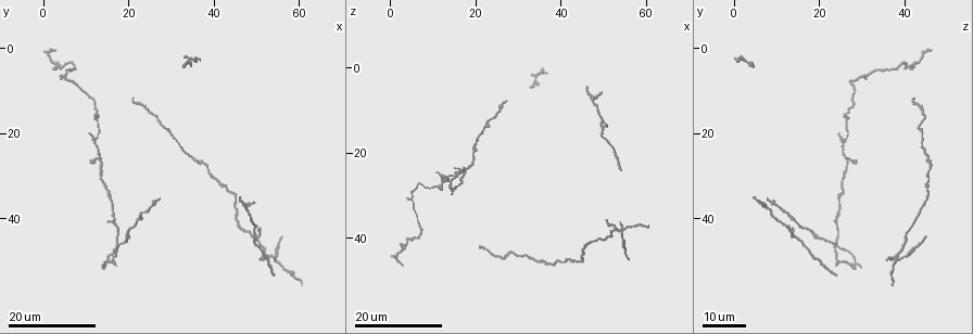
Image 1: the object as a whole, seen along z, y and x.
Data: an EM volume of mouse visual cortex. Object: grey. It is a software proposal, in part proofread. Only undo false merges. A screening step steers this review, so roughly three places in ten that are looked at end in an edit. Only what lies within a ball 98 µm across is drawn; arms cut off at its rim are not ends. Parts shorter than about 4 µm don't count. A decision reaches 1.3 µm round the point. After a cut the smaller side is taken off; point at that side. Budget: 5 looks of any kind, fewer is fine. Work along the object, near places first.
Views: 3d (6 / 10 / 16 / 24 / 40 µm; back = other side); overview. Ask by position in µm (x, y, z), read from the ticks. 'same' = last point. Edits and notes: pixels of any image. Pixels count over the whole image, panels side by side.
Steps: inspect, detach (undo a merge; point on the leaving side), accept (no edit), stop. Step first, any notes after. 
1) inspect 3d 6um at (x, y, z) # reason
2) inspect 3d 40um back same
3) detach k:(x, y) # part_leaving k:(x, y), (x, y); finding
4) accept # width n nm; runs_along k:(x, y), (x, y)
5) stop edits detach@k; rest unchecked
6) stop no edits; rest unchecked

inspect 3d 16um at (54.0, 49.5, 38.0) # small branch off a trunk

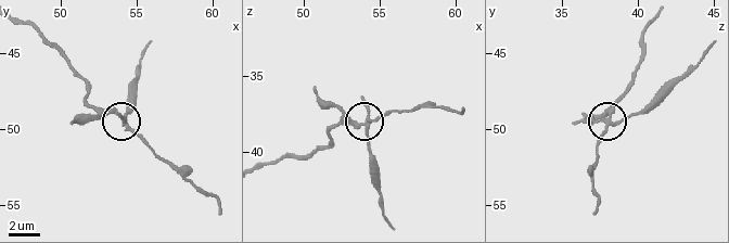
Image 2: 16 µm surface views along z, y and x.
inspect 3d 10um at (54.2, 49.8, 38.4)

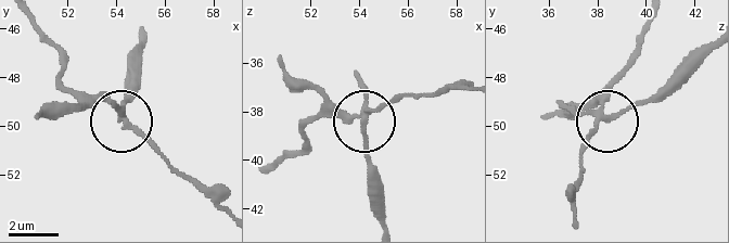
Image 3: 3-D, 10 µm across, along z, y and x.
detach 3:(368, 148) # arms 4; part_leaving 3:(362, 114), (369, 205), (380, 224); a second cell is stuck on

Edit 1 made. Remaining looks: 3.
inspect overview # redraw

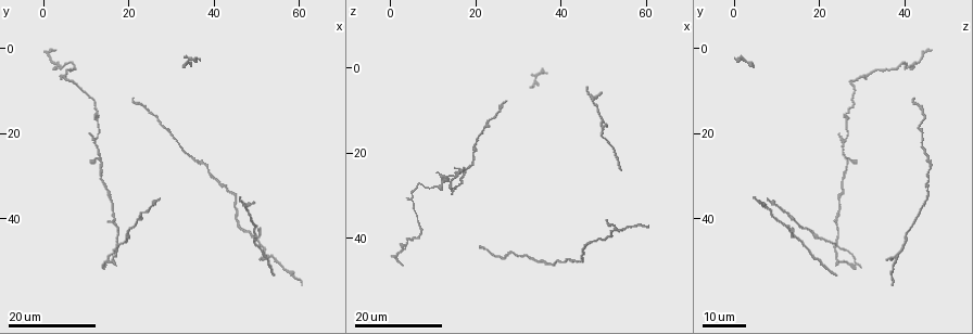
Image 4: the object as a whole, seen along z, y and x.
inspect 3d 24um at (51.0, 46.5, 40.5) # narrows sharply

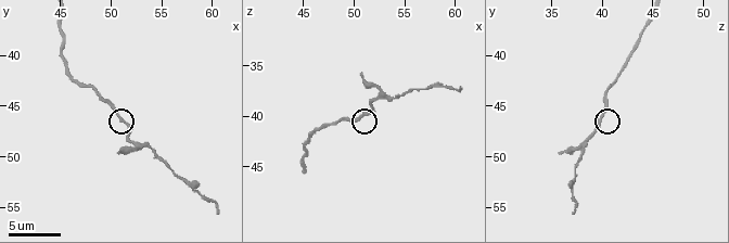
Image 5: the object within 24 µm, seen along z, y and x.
inspect 3d 10um at (50.6, 46.0, 39.8) # zoom in

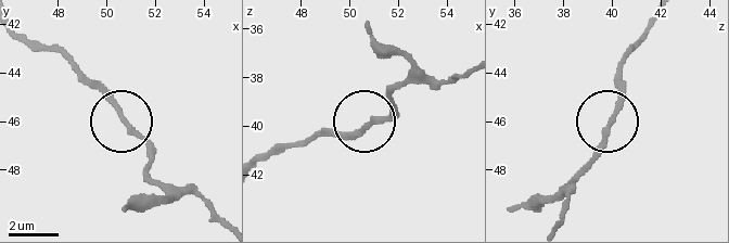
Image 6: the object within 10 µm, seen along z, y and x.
accept # width 190 nm; runs_along 6:(264, 161), (325, 133), (357, 131), (386, 117), (392, 104); all the same cell

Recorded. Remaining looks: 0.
stop edits detach@3; rest unchecked

